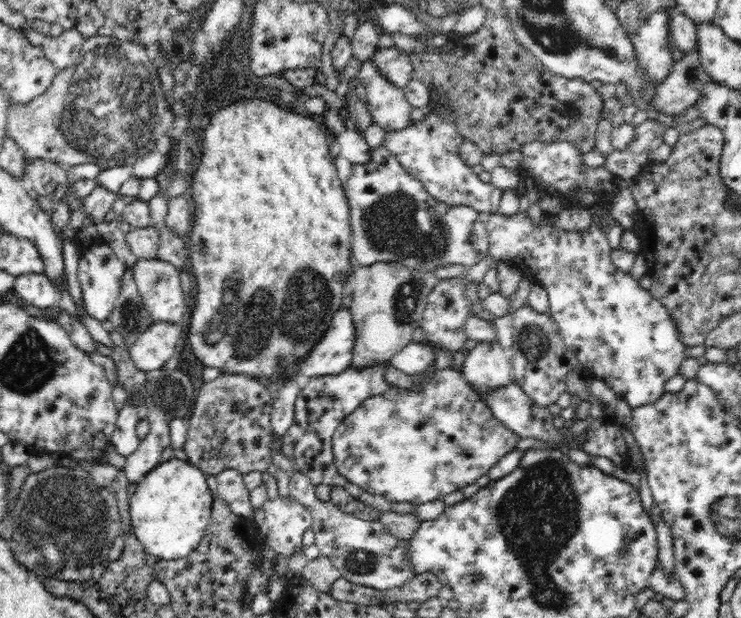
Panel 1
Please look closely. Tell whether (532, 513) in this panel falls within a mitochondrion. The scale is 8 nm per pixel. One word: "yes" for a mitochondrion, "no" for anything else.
yes

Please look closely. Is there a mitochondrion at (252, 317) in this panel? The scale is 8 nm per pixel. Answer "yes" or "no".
yes

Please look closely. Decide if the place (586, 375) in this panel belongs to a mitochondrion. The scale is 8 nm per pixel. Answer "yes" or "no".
no

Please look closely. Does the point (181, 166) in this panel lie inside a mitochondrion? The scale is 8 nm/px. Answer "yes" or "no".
no

